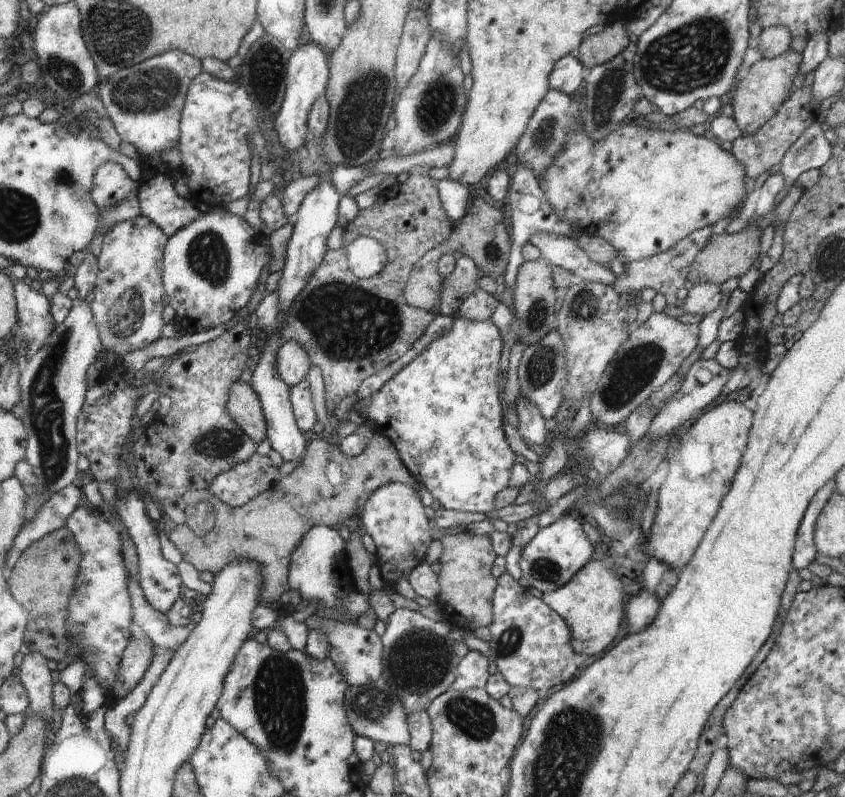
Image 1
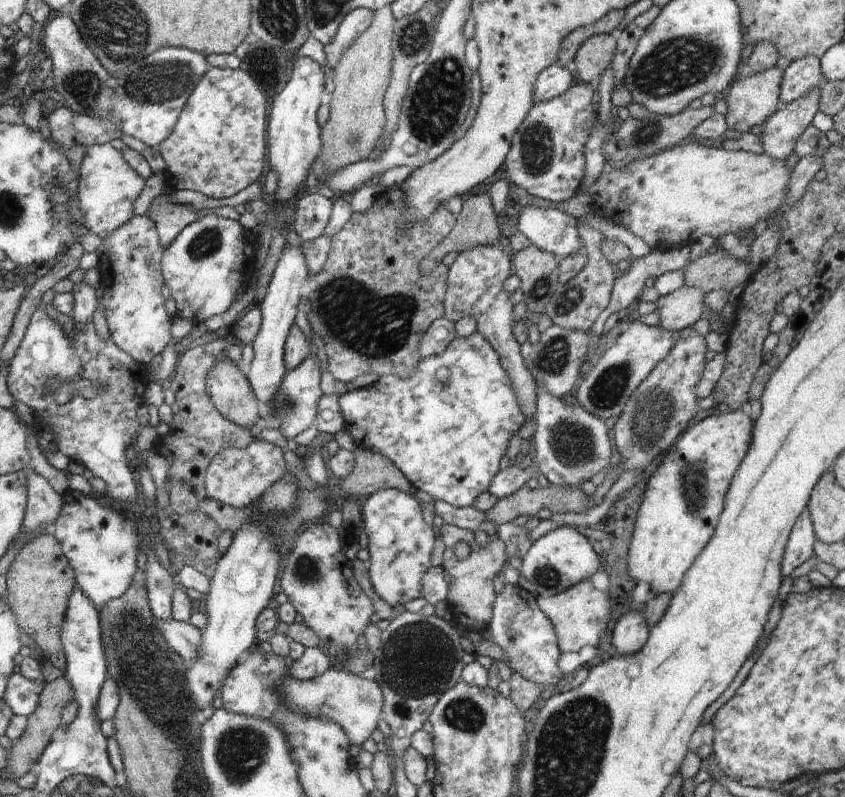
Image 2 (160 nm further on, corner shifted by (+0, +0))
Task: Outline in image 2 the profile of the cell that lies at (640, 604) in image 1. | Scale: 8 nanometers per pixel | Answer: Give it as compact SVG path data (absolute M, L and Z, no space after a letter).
M641 608L637 612L626 613L614 626L612 644L620 656L642 650L646 642L649 628L641 614Z

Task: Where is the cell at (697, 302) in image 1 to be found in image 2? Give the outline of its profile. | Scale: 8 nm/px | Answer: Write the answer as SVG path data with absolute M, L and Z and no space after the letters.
M690 286L660 296L655 310L659 316L657 326L665 331L681 331L692 327L700 319L705 296L700 289Z

